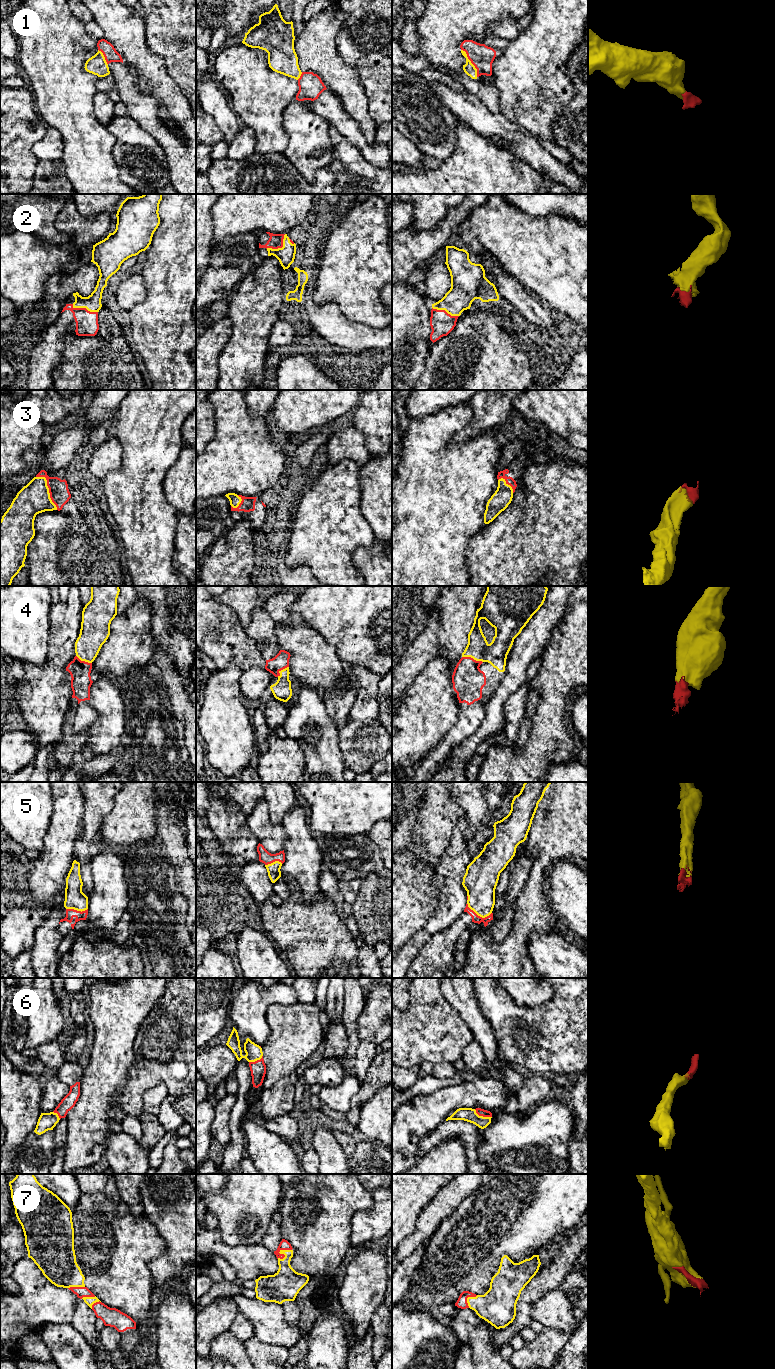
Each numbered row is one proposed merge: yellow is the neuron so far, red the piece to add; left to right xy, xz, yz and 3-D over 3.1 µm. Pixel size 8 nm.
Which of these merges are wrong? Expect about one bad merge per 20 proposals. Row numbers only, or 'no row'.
no row

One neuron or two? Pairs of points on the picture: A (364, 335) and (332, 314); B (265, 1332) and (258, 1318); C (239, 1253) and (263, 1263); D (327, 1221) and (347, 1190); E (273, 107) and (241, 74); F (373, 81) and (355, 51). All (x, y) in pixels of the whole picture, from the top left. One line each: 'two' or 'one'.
A: one
B: one
C: one
D: one
E: one
F: one

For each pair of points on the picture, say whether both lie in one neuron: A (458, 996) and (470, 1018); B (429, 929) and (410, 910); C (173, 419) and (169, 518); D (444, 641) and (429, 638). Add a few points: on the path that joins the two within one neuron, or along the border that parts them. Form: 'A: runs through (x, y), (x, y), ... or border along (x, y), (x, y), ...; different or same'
A: runs through (463, 1001), (470, 1013); same
B: border along (435, 903), (432, 913), (423, 926), (408, 941); different
C: runs through (154, 444), (154, 493); same
D: border along (439, 617), (436, 643); different

